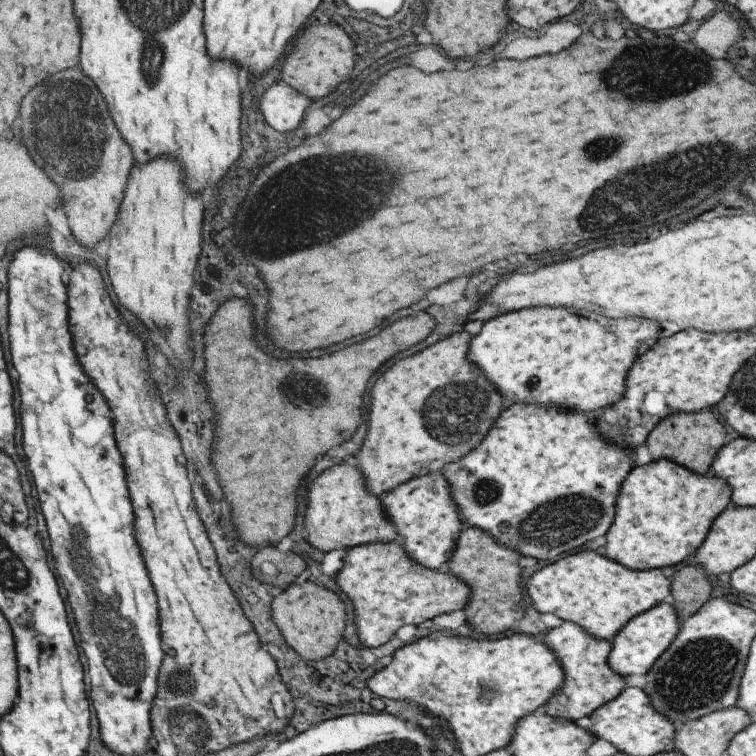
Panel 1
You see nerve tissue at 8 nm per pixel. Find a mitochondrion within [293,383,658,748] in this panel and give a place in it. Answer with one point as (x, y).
(558, 524)

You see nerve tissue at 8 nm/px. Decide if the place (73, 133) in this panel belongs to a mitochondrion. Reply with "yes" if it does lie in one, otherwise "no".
yes

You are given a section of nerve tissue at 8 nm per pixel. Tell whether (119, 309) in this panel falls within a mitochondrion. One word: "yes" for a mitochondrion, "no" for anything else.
no

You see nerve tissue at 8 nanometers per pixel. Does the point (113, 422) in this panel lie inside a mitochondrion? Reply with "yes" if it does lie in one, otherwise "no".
no

